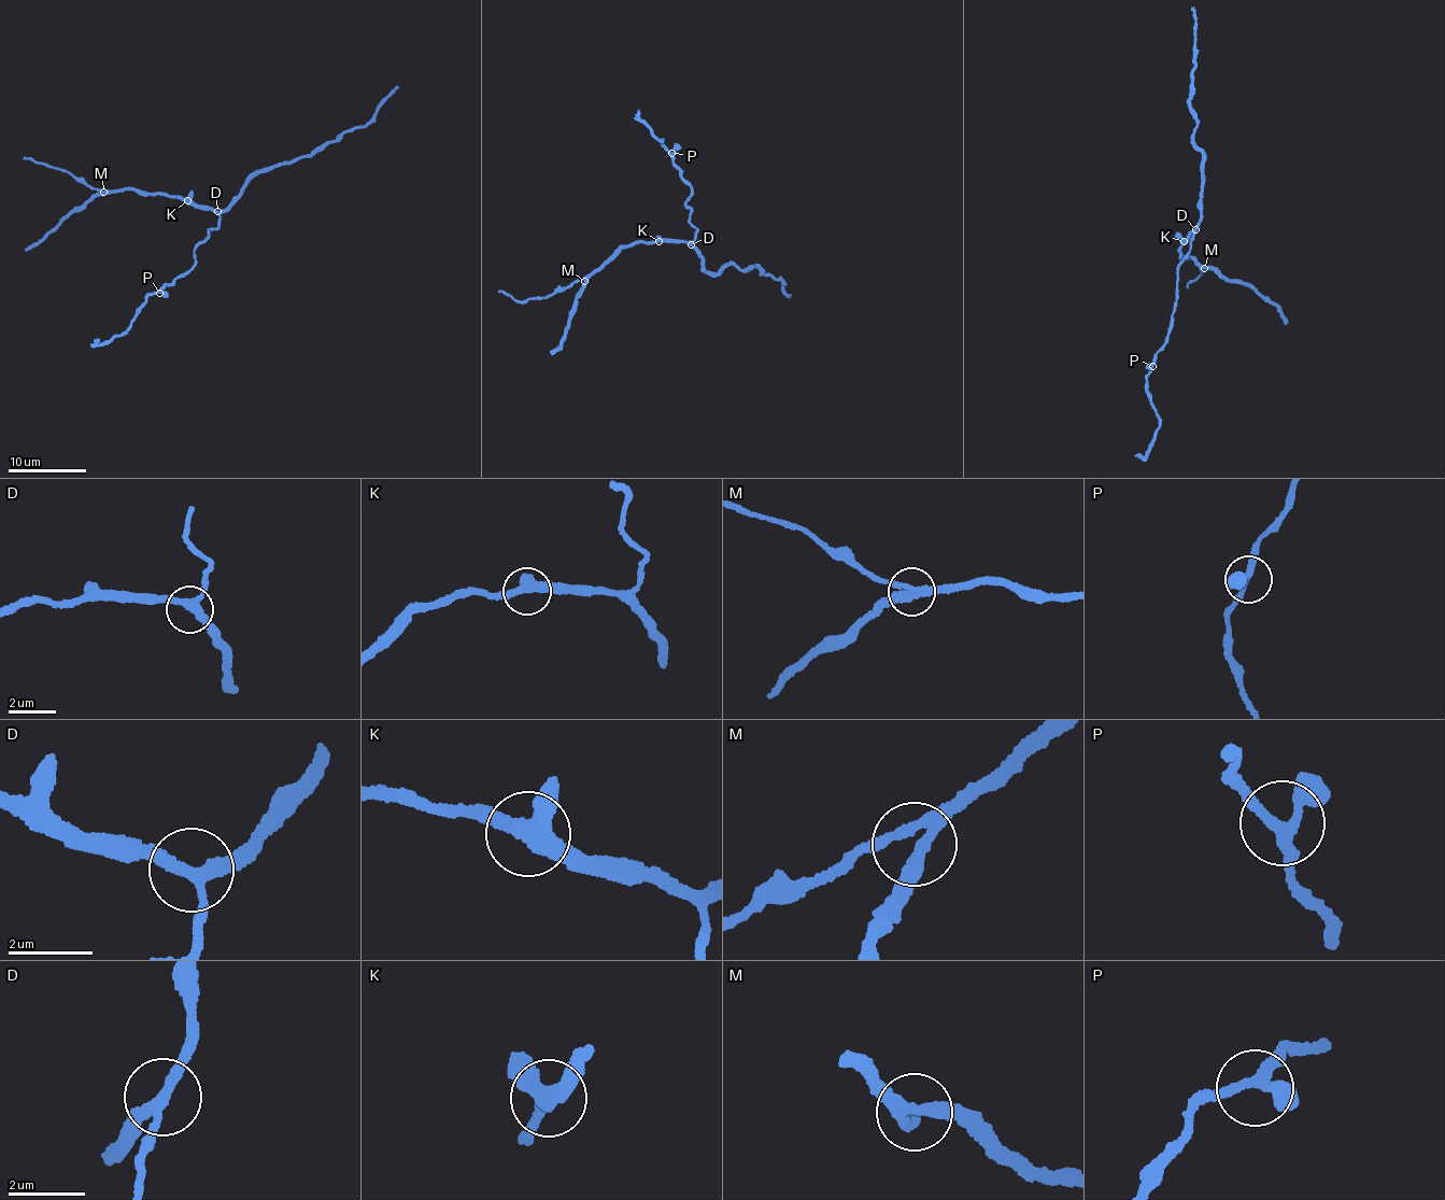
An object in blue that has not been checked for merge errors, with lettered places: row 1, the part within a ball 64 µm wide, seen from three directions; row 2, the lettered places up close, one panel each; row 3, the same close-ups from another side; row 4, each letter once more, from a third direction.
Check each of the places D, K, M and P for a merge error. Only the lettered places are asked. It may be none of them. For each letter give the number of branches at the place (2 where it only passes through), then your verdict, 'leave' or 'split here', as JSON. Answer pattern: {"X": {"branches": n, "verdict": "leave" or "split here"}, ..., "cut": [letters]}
{"D": {"branches": 3, "verdict": "leave"}, "K": {"branches": 3, "verdict": "leave"}, "M": {"branches": 3, "verdict": "leave"}, "P": {"branches": 3, "verdict": "leave"}, "cut": []}

